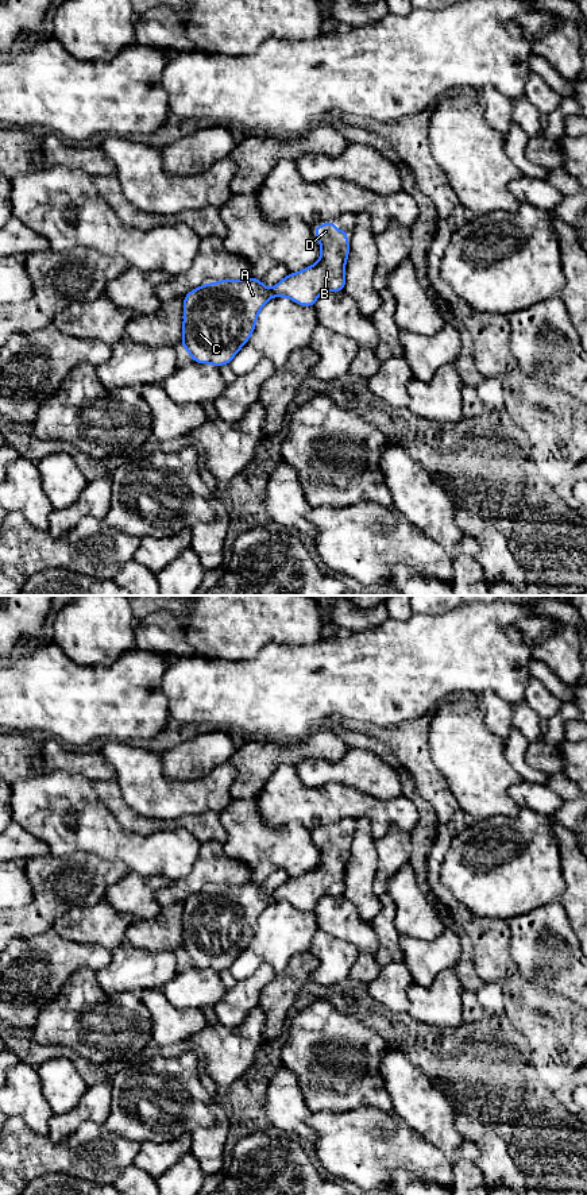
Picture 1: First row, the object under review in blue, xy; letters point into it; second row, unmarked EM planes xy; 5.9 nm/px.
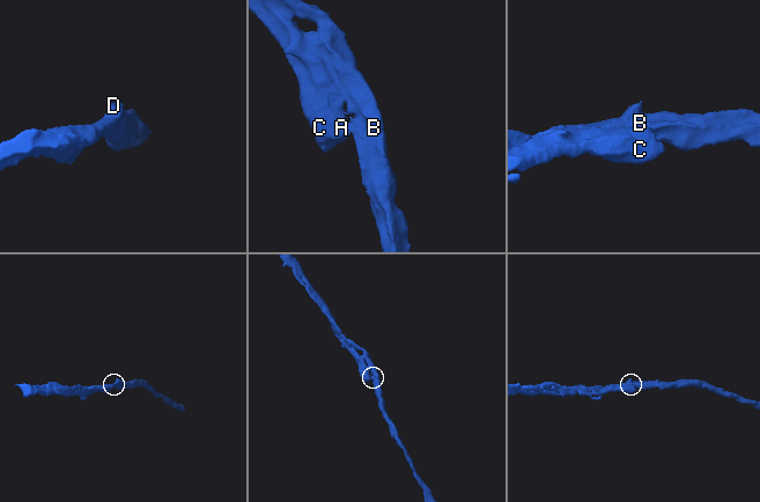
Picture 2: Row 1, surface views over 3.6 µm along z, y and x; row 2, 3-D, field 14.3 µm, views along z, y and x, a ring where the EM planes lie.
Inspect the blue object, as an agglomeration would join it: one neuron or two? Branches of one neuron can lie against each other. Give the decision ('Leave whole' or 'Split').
Split

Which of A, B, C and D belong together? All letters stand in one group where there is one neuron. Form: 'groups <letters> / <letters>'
groups A C / B D

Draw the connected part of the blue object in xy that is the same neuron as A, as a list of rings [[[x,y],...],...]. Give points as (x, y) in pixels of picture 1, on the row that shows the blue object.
[[[251,277],[228,281],[221,280],[213,284],[201,285],[186,294],[184,301],[184,327],[182,327],[182,343],[181,346],[190,352],[192,361],[197,363],[211,363],[215,366],[228,365],[237,351],[251,338],[256,317],[263,305],[273,298],[273,290],[267,289],[260,280]]]

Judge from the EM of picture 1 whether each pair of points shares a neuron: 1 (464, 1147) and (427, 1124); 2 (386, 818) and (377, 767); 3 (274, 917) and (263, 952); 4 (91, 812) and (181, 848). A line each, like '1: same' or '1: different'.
1: same
2: different
3: same
4: same

